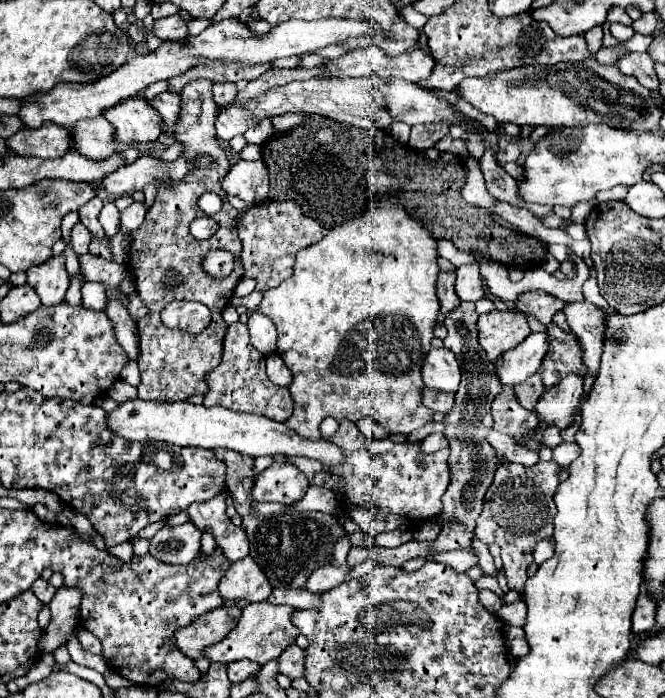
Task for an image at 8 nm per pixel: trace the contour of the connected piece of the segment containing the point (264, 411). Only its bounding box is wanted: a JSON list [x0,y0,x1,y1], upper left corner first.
[204,322,292,422]

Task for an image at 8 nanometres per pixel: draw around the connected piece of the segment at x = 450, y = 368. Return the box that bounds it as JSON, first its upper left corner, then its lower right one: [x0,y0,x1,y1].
[422,348,462,392]

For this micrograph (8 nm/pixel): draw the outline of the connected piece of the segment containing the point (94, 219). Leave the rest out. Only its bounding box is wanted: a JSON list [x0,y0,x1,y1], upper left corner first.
[80,198,106,238]

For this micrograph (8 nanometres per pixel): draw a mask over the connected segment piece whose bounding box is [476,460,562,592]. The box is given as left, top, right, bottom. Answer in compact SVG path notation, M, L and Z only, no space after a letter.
M540 460L534 466L522 464L502 464L492 480L492 486L486 492L484 510L476 522L476 538L484 544L498 544L502 548L502 570L508 580L508 588L524 590L524 582L528 578L528 564L534 562L534 548L540 540L552 536L552 520L554 520L554 490L558 486L560 464L554 460Z

